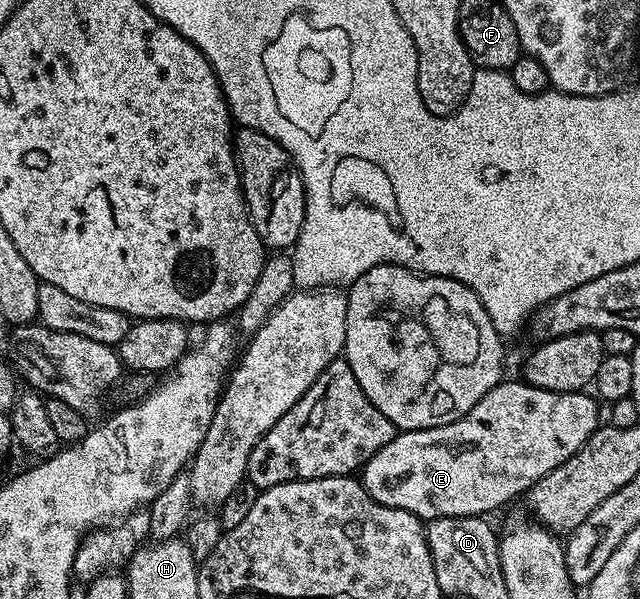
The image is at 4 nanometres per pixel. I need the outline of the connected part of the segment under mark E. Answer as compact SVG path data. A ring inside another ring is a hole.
M501 380L499 385L495 385L484 398L477 403L474 408L462 415L462 419L458 419L454 423L446 423L442 427L430 427L429 429L409 429L407 431L397 432L396 438L390 443L386 443L386 447L382 447L382 451L378 451L374 456L366 462L362 470L362 480L364 490L373 497L378 503L382 503L386 507L398 507L402 511L410 511L421 519L431 519L434 517L479 517L481 515L489 515L495 509L503 507L507 501L512 501L516 496L527 494L534 483L538 483L538 479L542 479L546 475L550 475L550 471L554 471L554 467L562 467L562 463L566 463L566 459L570 459L580 448L590 439L592 432L600 428L602 424L602 409L598 404L595 396L589 395L587 392L578 393L555 393L554 391L546 391L539 389L533 385L525 383L523 380L508 381Z

